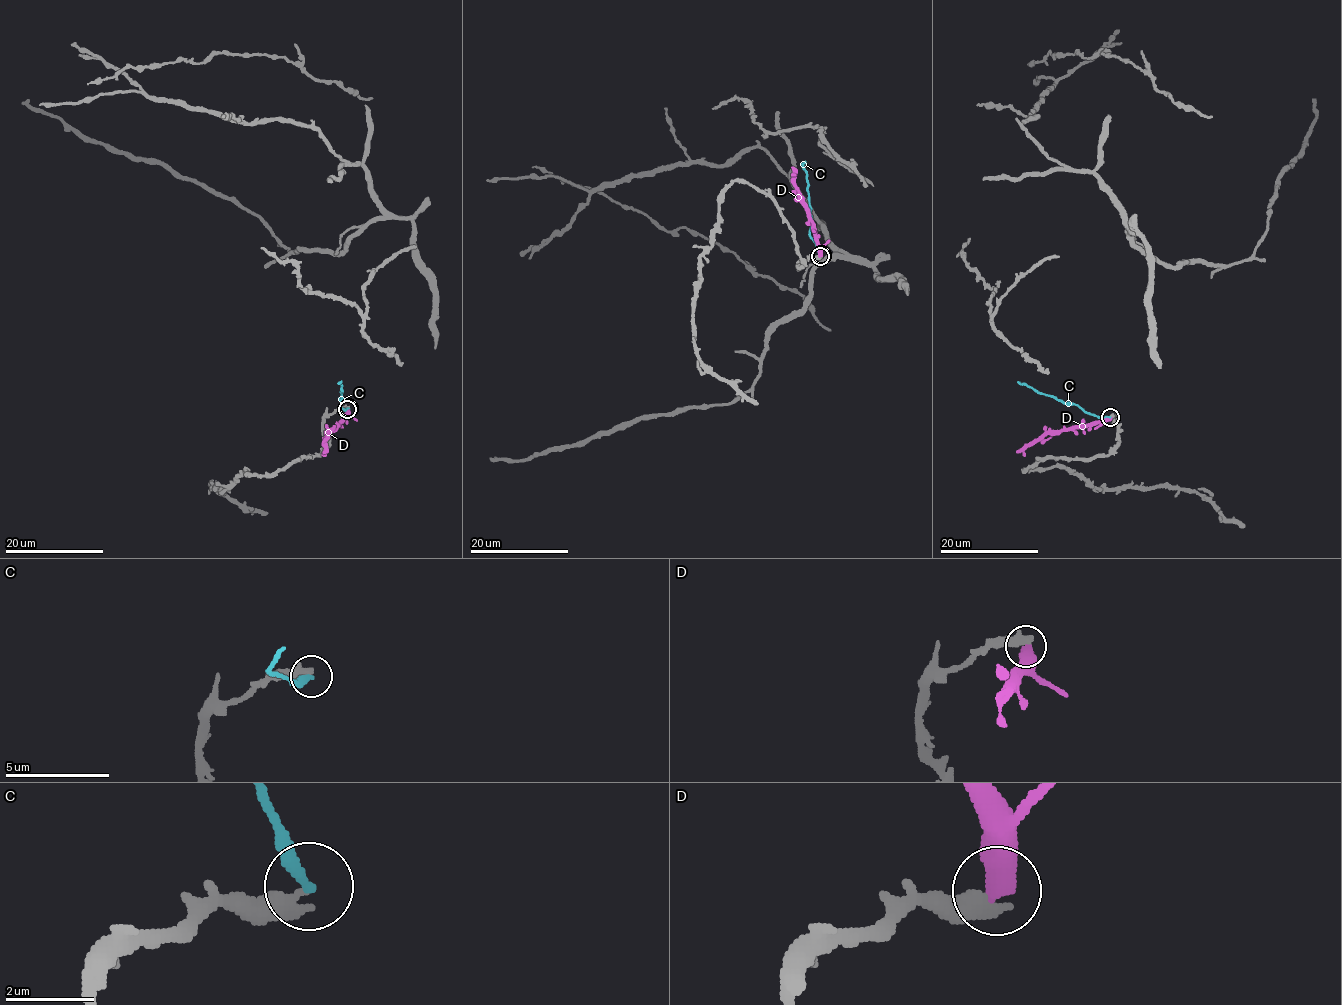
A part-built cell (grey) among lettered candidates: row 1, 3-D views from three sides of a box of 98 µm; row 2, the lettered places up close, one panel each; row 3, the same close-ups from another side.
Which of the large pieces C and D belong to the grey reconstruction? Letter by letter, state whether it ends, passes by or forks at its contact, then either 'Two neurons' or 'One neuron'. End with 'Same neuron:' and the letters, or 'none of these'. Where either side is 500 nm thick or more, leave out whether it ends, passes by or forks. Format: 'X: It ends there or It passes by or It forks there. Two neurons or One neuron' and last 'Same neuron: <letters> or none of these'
C: It ends there. Two neurons
D: Two neurons
Same neuron: none of these

